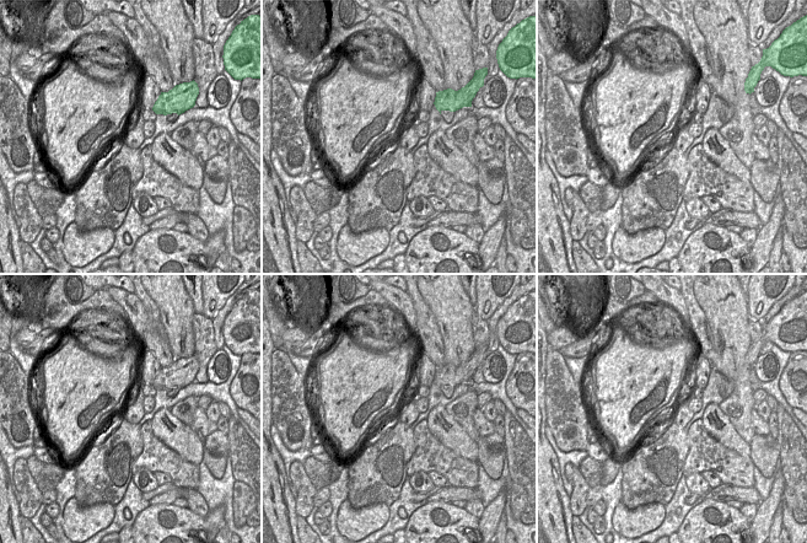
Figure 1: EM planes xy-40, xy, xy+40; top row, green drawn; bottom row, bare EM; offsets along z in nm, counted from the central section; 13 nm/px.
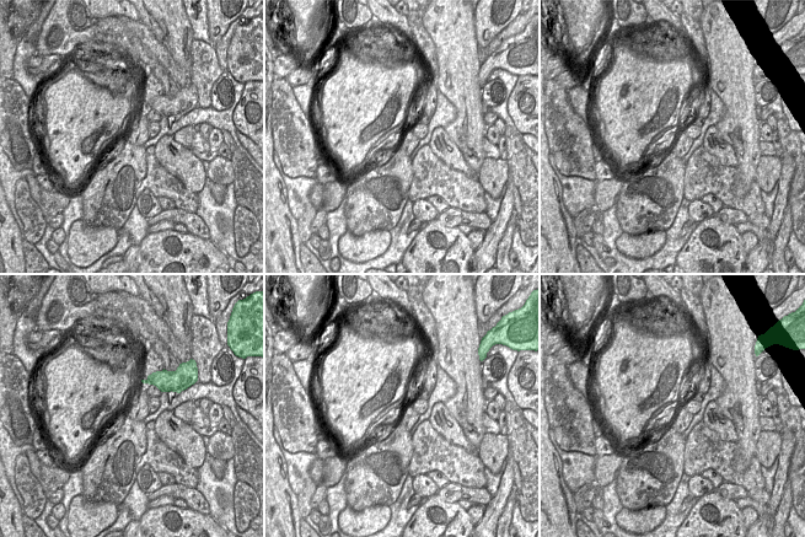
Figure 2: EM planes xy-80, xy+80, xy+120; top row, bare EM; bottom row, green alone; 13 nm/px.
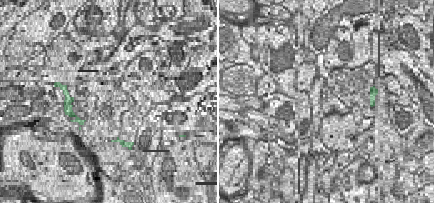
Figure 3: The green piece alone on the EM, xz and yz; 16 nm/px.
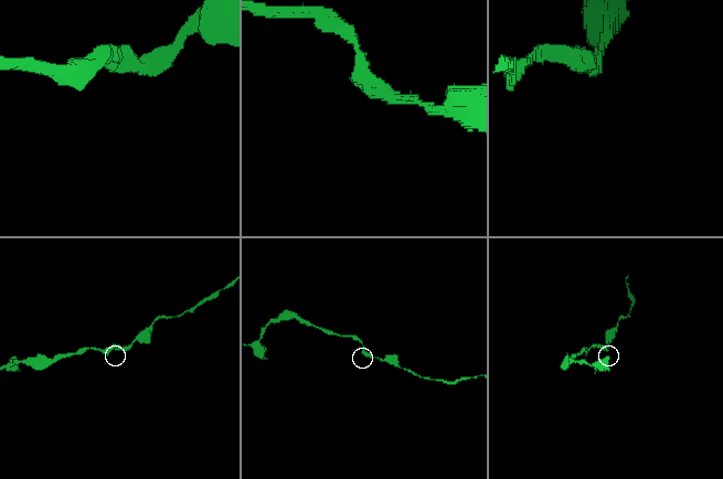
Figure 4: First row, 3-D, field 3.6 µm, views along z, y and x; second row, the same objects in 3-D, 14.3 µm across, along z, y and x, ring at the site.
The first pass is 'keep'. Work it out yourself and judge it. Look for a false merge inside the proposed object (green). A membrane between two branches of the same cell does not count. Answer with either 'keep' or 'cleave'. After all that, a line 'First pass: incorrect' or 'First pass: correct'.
keep
First pass: correct

